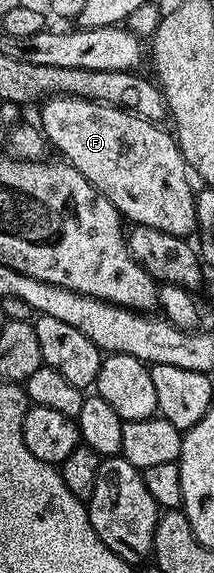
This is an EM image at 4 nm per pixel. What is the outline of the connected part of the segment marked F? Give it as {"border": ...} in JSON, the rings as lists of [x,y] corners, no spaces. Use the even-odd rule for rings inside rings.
{"border":[[[66,95],[47,99],[40,109],[40,128],[46,140],[53,147],[55,145],[62,152],[61,157],[73,164],[127,221],[178,237],[186,238],[197,231],[194,187],[192,188],[188,180],[190,174],[177,139],[168,130],[164,131],[164,128],[155,122],[114,109],[110,105]]]}

